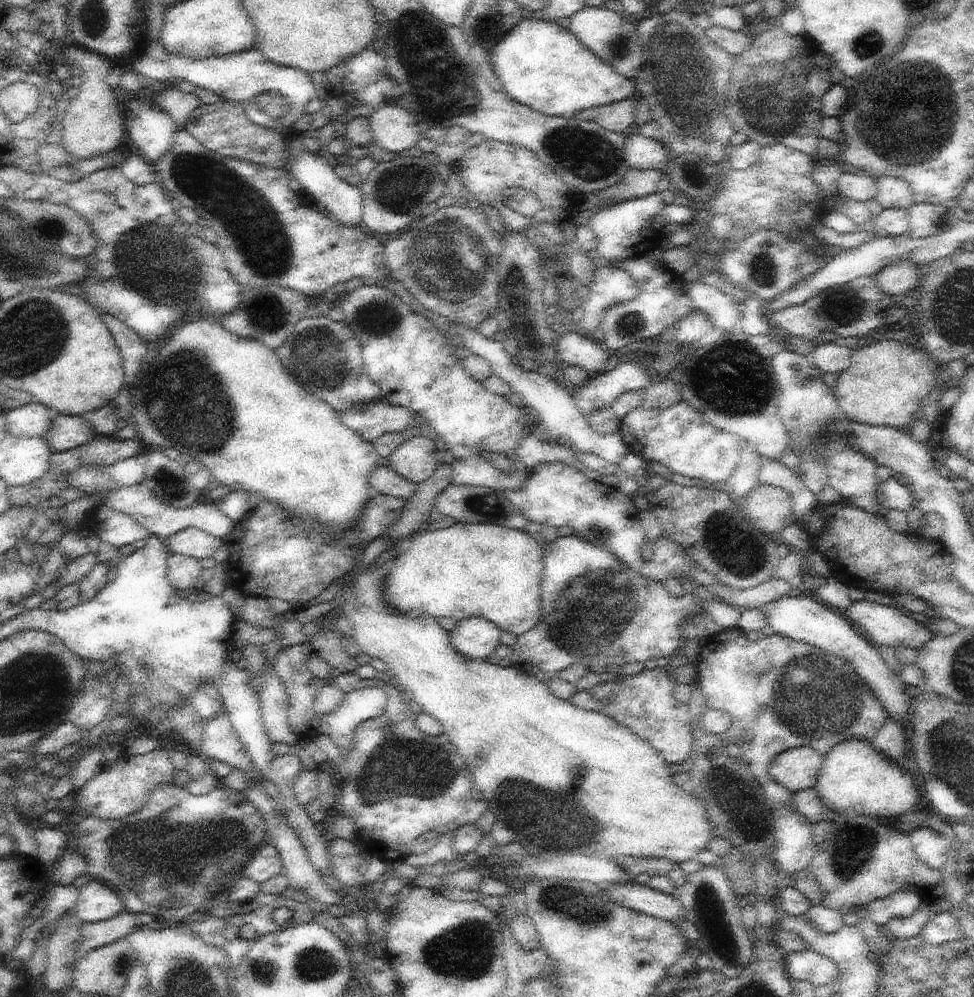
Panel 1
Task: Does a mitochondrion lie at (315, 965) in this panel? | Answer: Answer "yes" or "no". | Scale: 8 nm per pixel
yes

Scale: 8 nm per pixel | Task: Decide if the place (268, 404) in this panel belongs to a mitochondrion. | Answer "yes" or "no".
no

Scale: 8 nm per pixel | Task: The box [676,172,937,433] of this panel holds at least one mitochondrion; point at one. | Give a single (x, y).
(734, 371)

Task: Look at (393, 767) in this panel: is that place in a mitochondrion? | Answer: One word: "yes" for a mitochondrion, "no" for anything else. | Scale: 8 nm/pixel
yes

